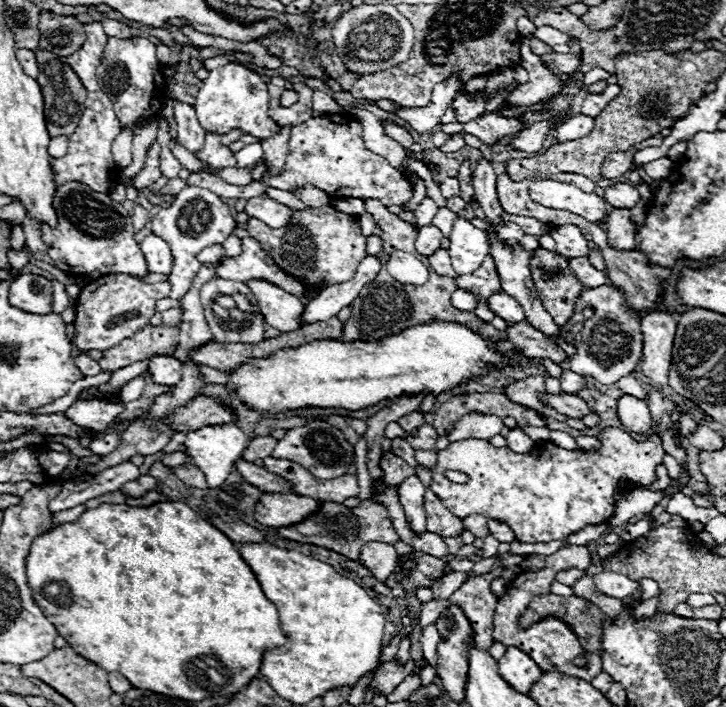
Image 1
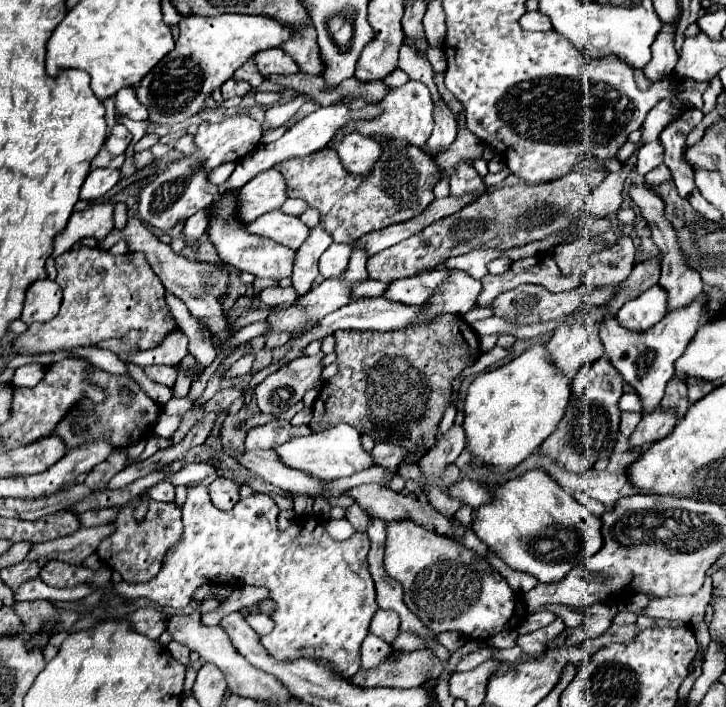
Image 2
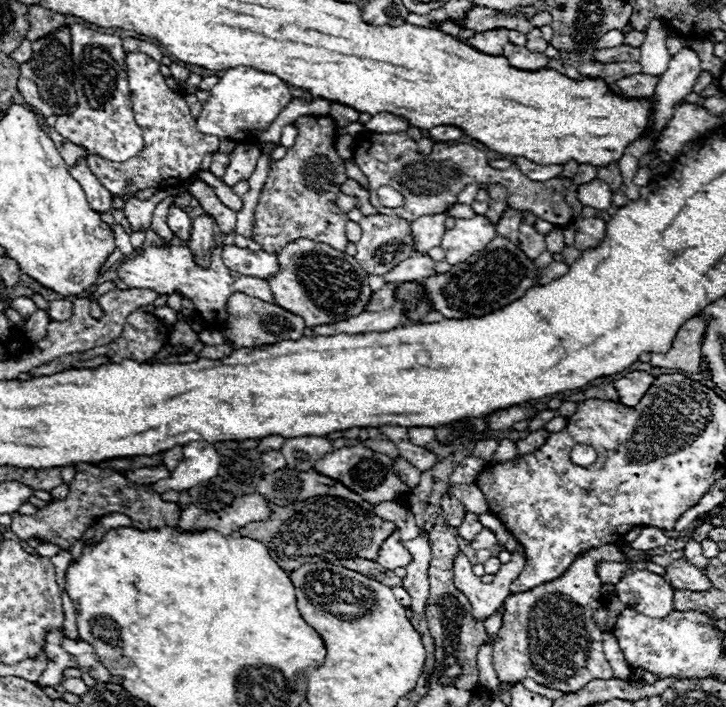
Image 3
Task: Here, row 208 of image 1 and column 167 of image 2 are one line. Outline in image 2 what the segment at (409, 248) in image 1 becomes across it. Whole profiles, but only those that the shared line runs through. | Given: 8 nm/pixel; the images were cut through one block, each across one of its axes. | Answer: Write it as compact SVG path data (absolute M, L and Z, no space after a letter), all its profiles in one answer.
M146 366L144 372L146 372L146 376L148 376L152 382L164 384L164 386L168 386L168 388L174 386L176 376L178 376L172 366Z

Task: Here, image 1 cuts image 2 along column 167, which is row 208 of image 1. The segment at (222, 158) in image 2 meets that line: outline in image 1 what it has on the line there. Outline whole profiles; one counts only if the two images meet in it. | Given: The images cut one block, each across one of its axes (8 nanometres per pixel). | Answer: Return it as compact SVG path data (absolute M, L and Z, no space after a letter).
M196 186L184 188L168 208L162 208L156 214L156 218L152 218L152 232L168 240L174 254L174 268L168 278L172 284L170 298L174 300L182 298L192 286L194 274L202 265L196 260L196 254L212 244L224 244L234 230L236 230L236 220L232 216L232 210L222 202L222 198L214 196L214 192L210 190Z

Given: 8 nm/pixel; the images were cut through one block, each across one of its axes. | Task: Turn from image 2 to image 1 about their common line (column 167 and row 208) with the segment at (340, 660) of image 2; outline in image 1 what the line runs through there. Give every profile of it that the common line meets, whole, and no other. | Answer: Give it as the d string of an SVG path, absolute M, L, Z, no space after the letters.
M536 180L530 184L530 196L542 206L568 210L590 222L600 222L606 216L606 200L602 196L594 192L582 192L572 184L556 180Z

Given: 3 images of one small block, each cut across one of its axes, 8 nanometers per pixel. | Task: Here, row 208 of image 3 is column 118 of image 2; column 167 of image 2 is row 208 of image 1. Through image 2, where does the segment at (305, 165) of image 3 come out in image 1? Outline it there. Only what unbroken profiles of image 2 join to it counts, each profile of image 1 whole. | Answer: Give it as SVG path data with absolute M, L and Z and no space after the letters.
M325 205L320 208L304 208L304 210L294 210L294 214L290 216L290 222L286 228L268 228L266 224L262 224L260 220L250 218L248 226L246 226L248 234L252 238L256 238L262 248L274 258L274 262L284 268L286 272L298 276L300 280L306 280L306 284L320 284L322 280L326 280L326 284L334 284L334 282L342 282L342 280L350 280L350 276L354 276L358 264L368 256L366 254L366 236L360 234L360 224L356 222L354 216L338 212L332 205Z

